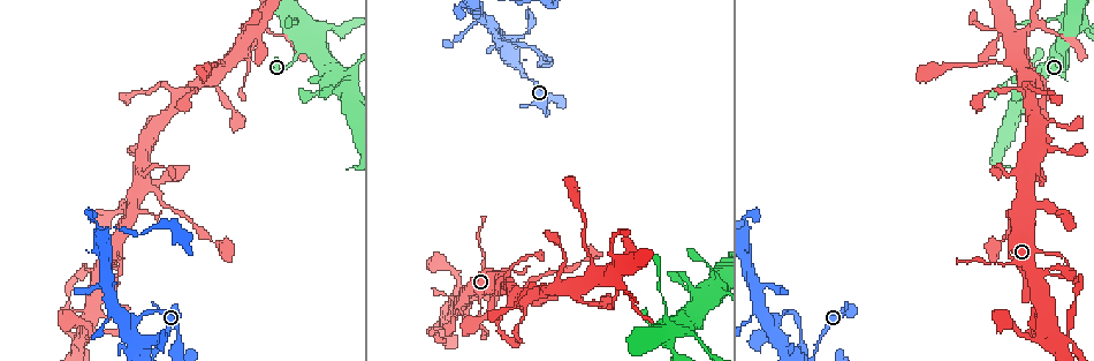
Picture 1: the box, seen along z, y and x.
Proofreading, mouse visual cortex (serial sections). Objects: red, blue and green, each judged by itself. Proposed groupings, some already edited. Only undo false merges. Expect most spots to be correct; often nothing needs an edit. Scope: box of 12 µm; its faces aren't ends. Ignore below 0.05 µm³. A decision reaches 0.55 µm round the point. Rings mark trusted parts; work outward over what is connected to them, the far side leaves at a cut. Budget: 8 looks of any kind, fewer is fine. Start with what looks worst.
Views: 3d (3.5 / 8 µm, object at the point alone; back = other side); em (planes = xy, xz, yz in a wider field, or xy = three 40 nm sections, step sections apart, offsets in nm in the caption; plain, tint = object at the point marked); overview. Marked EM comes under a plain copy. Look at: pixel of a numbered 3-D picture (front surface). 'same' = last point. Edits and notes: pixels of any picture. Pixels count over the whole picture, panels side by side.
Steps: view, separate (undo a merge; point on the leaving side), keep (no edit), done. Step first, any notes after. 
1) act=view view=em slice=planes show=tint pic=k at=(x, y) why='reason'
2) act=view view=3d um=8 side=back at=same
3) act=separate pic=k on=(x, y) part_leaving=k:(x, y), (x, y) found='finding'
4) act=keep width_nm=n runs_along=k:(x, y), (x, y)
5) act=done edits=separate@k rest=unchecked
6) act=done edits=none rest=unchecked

act=view view=3d um=3.5 pic=1 at=(1051, 268) why='sudden change in width'

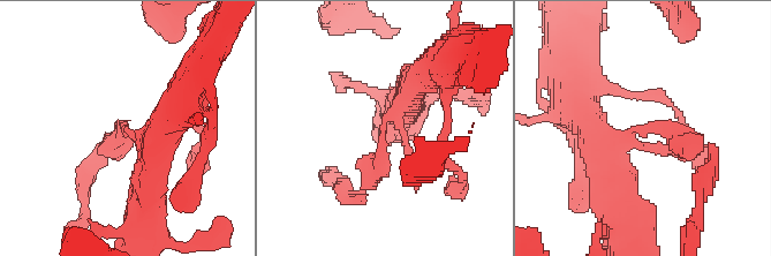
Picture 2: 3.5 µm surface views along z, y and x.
act=view view=em slice=xy step=1 show=tint pic=2 at=(124, 128)

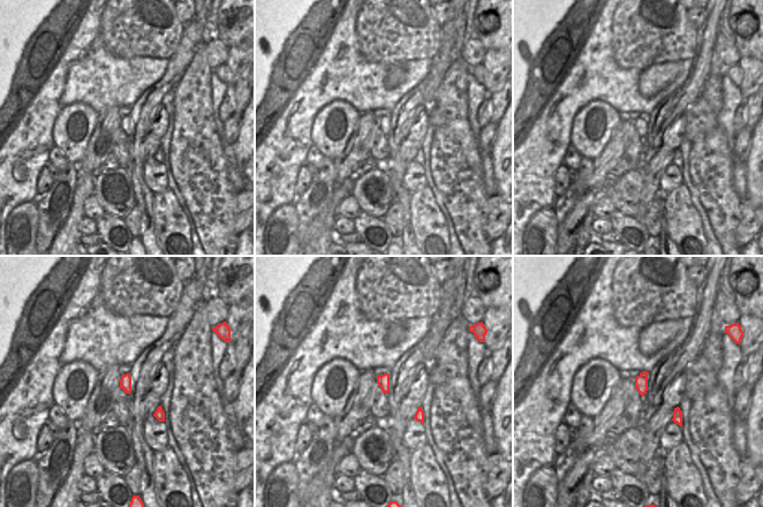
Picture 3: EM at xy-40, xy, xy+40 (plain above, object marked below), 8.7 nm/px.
act=keep width_nm=110 runs_along=2:(422, 76), (386, 118), (365, 188) found='continuous, no second cell'

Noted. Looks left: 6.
act=view view=3d um=3.5 pic=1 at=(1049, 325) why='looks like a crossing'

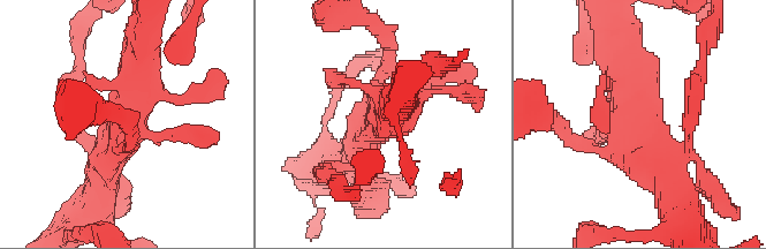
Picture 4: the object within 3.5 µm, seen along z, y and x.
act=view view=em slice=xy step=5 show=tint pic=4 at=(636, 123)

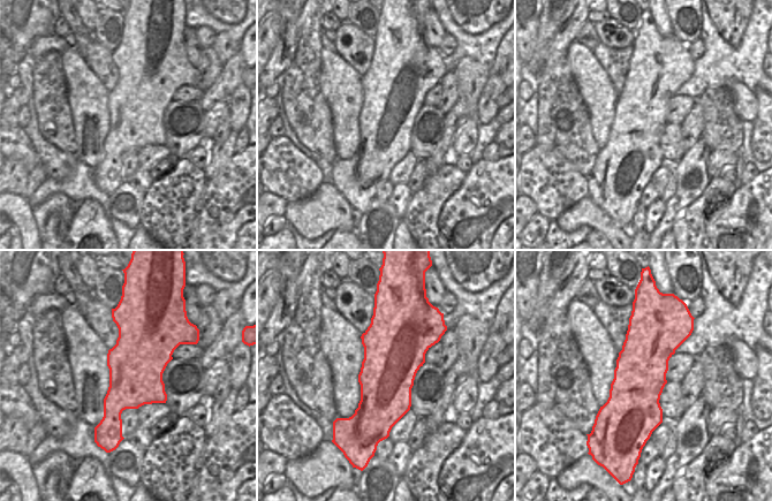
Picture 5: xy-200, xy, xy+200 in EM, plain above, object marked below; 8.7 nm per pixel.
act=keep runs_along=4:(617, 52), (644, 141), (689, 148) found='continuous, no second cell'

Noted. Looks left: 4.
act=view view=3d um=8 pic=1 at=(109, 293) why='sharp bend'

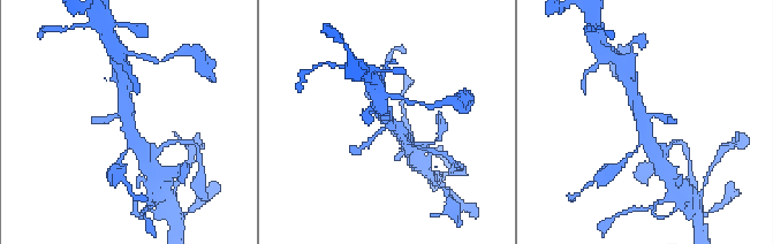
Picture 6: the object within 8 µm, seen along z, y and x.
act=view view=3d um=3.5 pic=6 at=(643, 122)

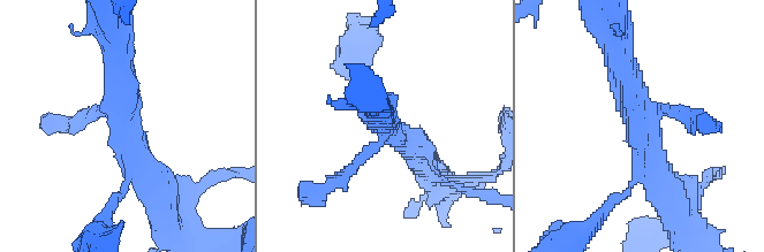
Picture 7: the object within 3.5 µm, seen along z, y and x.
act=view view=em slice=xy step=5 show=tint pic=7 at=(127, 126) why='need the tissue'

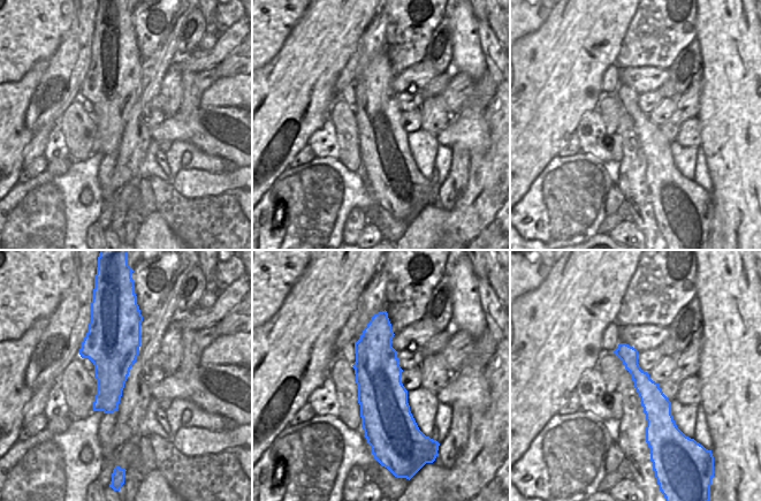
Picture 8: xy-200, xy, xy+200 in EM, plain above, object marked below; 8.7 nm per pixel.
act=keep runs_along=7:(665, 191), (618, 56) found='continuous, no second cell'

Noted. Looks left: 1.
act=done edits=none rest=unchecked

